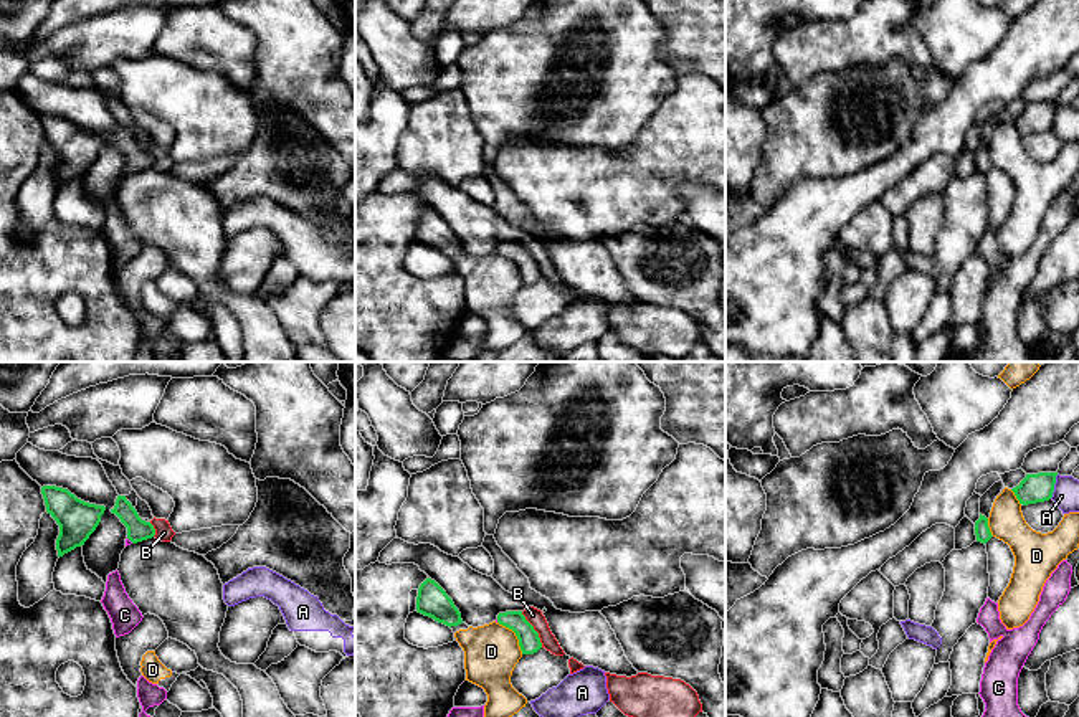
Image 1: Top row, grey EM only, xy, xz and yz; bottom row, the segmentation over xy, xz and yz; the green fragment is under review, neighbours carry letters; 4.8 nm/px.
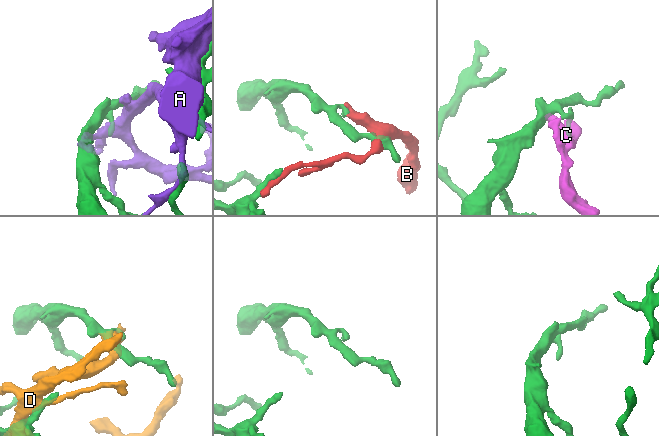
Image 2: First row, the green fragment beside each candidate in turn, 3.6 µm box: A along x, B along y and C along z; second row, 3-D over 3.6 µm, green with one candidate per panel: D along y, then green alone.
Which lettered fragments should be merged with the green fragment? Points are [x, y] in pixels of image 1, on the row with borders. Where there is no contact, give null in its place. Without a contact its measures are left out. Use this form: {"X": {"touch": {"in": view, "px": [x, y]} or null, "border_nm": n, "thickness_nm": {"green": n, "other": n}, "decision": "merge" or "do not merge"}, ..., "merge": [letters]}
{"A": {"touch": {"in": "yz", "px": [1053, 486]}, "border_nm": 130, "thickness_nm": {"green": 140, "other": 130}, "decision": "do not merge"}, "B": {"touch": {"in": "xz", "px": [534, 630]}, "border_nm": 200, "thickness_nm": {"green": 110, "other": 80}, "decision": "do not merge"}, "C": {"touch": {"in": "xy", "px": [131, 541]}, "border_nm": 40, "thickness_nm": {"green": 110, "other": 30}, "decision": "merge"}, "D": {"touch": {"in": "xz", "px": [516, 635]}, "border_nm": 200, "thickness_nm": {"green": 110, "other": 260}, "decision": "do not merge"}, "merge": ["C"]}

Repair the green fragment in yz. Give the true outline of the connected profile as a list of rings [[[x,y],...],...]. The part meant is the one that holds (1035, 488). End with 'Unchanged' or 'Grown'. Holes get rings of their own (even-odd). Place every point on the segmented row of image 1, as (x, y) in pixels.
[[[1058,472],[1026,474],[1026,477],[1011,491],[1020,504],[1044,502],[1053,497]]]. Unchanged

